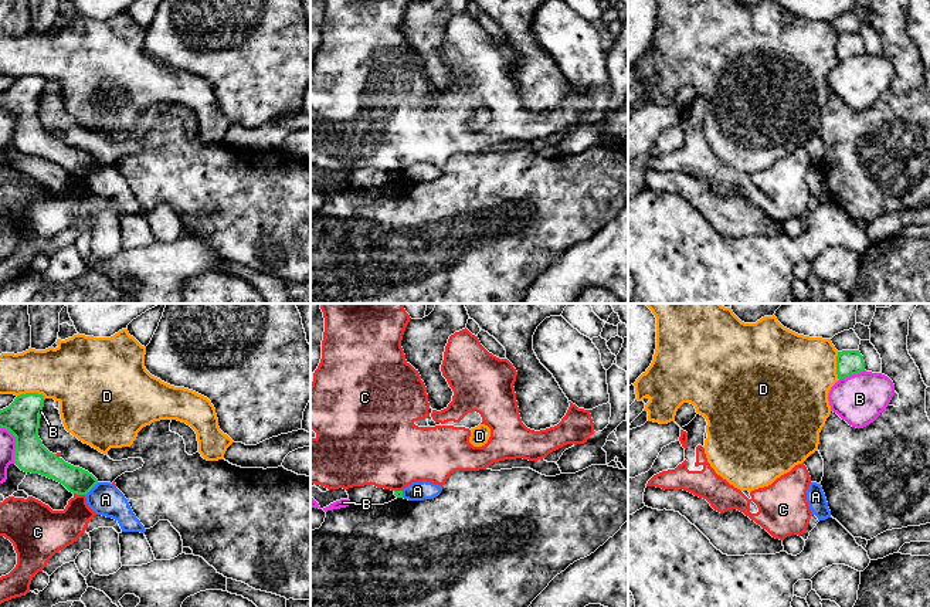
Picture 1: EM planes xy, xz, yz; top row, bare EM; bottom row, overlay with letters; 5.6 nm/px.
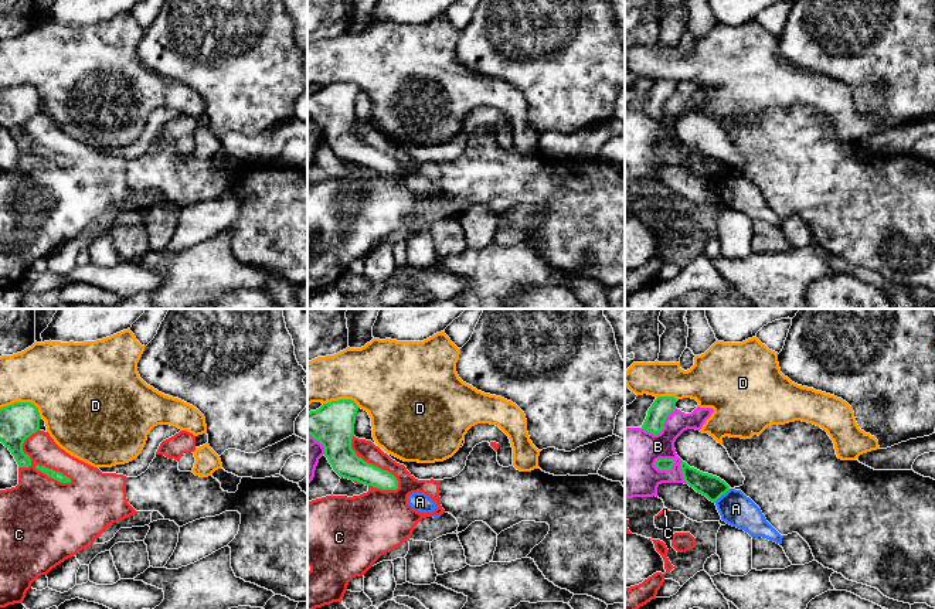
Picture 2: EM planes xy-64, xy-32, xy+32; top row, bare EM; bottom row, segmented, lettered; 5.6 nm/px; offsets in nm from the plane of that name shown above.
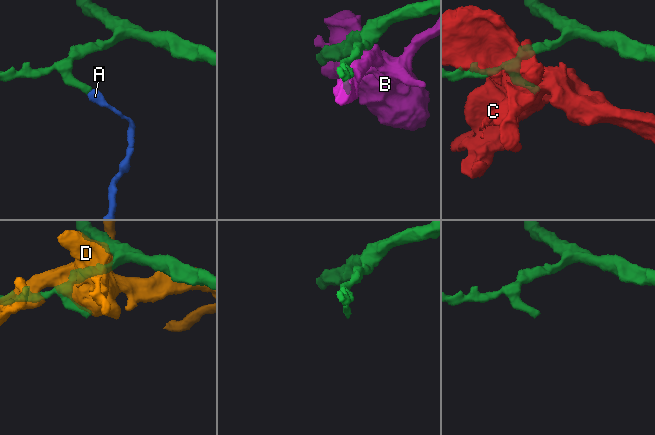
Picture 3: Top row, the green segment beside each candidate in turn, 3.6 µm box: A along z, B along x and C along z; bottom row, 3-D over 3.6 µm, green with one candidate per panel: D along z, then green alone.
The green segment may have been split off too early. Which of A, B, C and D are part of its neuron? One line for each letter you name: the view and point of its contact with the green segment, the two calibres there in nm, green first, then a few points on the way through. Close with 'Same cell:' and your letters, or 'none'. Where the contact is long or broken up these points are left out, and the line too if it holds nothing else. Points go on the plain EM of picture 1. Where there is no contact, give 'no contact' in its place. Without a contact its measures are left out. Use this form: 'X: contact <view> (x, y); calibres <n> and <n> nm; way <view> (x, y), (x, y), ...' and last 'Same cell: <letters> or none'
Same cell: none

